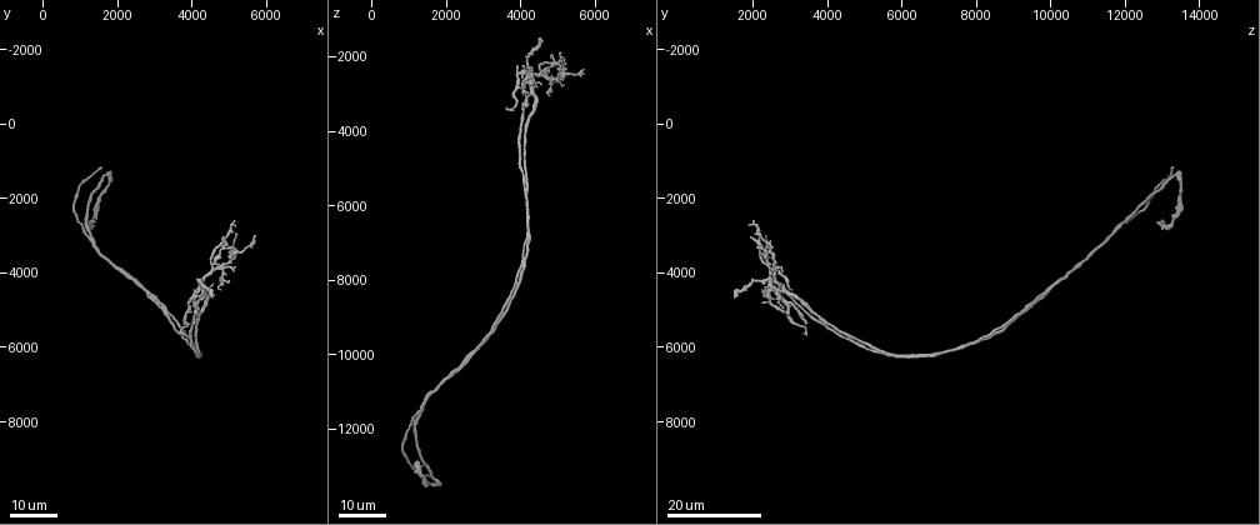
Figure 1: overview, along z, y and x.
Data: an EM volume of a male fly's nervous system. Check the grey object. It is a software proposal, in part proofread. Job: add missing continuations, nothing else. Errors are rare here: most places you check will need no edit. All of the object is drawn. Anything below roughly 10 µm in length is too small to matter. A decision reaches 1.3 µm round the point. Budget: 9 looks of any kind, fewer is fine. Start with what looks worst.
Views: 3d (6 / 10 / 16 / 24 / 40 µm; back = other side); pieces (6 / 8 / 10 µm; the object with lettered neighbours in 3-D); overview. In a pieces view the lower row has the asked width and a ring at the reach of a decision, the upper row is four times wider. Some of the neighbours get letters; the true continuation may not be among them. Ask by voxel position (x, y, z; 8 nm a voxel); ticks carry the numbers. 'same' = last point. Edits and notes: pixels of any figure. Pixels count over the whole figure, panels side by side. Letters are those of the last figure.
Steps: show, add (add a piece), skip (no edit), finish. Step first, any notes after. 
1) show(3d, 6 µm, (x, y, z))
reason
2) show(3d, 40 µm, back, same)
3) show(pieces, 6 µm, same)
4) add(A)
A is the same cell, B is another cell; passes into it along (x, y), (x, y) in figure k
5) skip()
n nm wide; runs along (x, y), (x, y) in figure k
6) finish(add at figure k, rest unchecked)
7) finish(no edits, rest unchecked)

show(3d, 24 µm, (1600, 1200, 13200))
tapers out

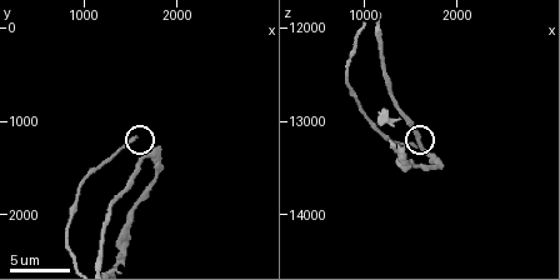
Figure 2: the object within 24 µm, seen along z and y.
show(pieces, 10 µm, (1550, 1150, 13300))

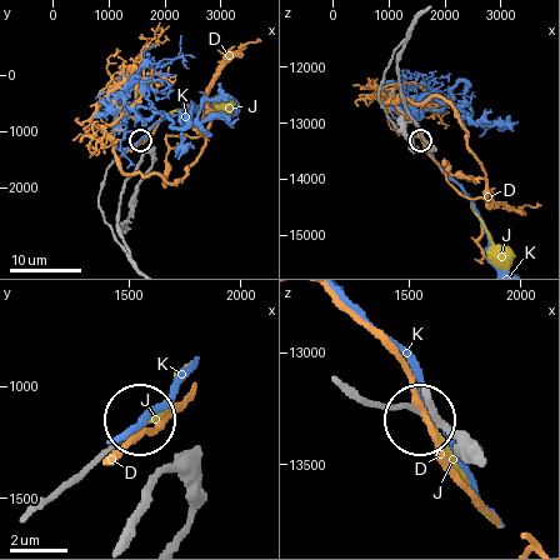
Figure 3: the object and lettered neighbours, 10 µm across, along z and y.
add(J)
J is the same cell, D and K are other cells; it goes on there

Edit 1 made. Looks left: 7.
show(3d, 24 µm, (4000, 5000, 2900))
branch stops here

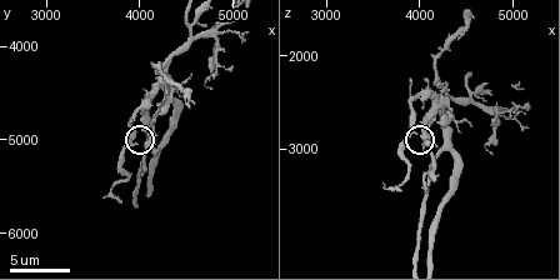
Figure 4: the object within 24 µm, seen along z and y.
show(pieces, 10 µm, (4100, 5050, 2950))

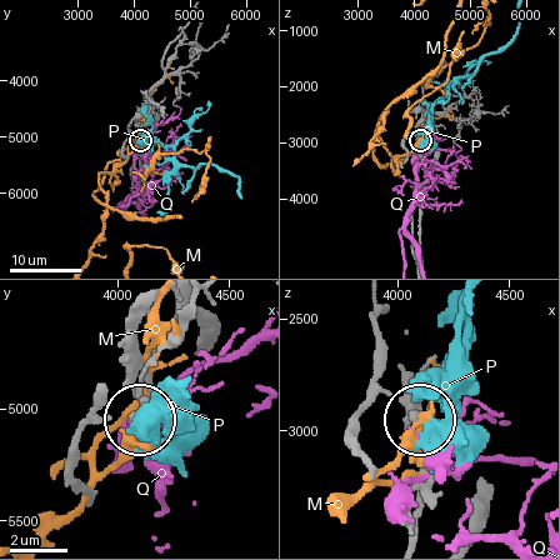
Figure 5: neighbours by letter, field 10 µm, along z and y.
skip()
M, P and Q are other cells; no lettered piece goes on from it

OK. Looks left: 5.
show(3d, 24 µm, (5100, 2700, 1900))
tapers out

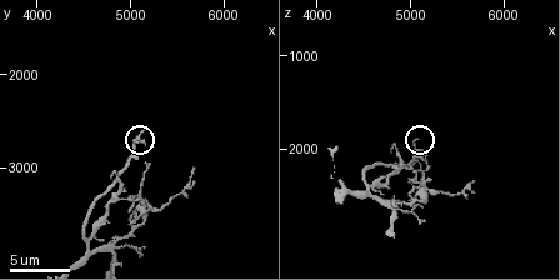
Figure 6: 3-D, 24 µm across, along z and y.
show(3d, 6 µm, (5100, 2700, 1900))

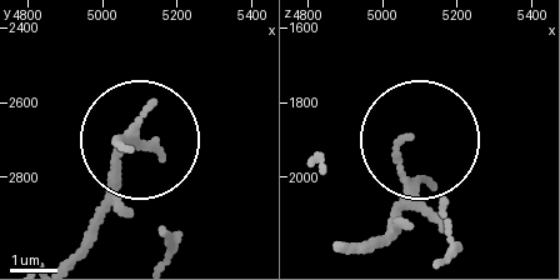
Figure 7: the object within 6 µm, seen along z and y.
show(pieces, 8 µm, (5060, 2710, 1900))

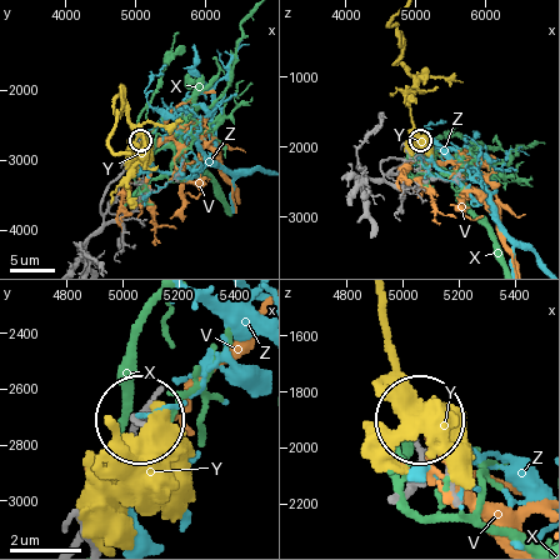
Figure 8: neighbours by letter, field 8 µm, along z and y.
skip()
100 nm wide; V, X, Y and Z are other cells; no lettered piece goes on from it

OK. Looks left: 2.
finish(add at figure 3, rest unchecked)

